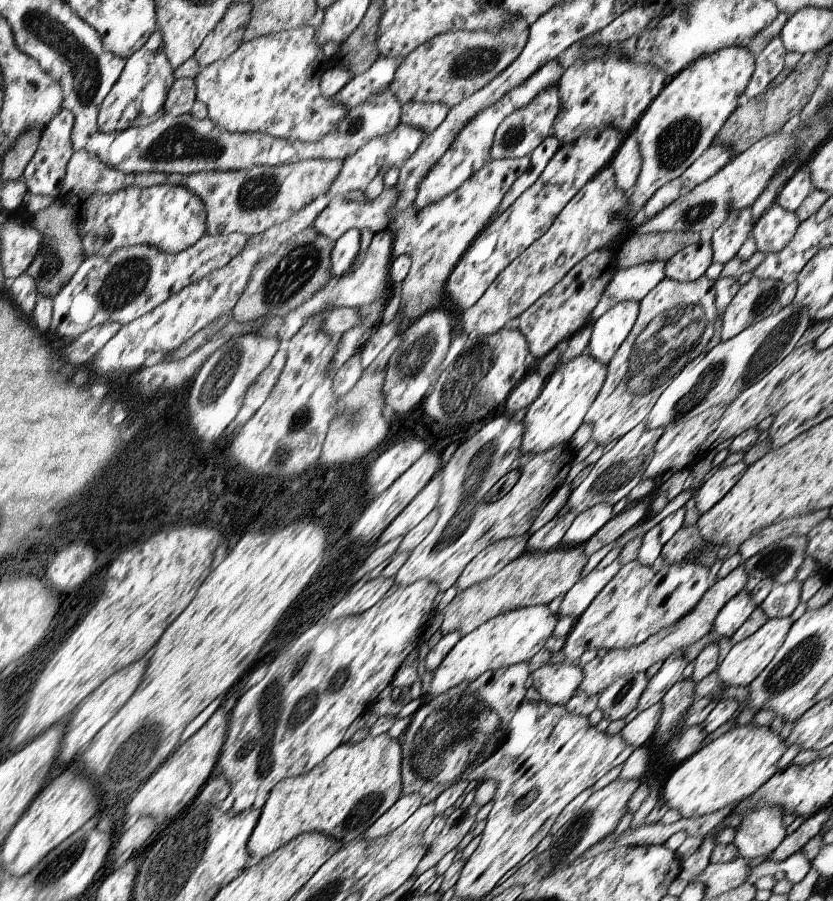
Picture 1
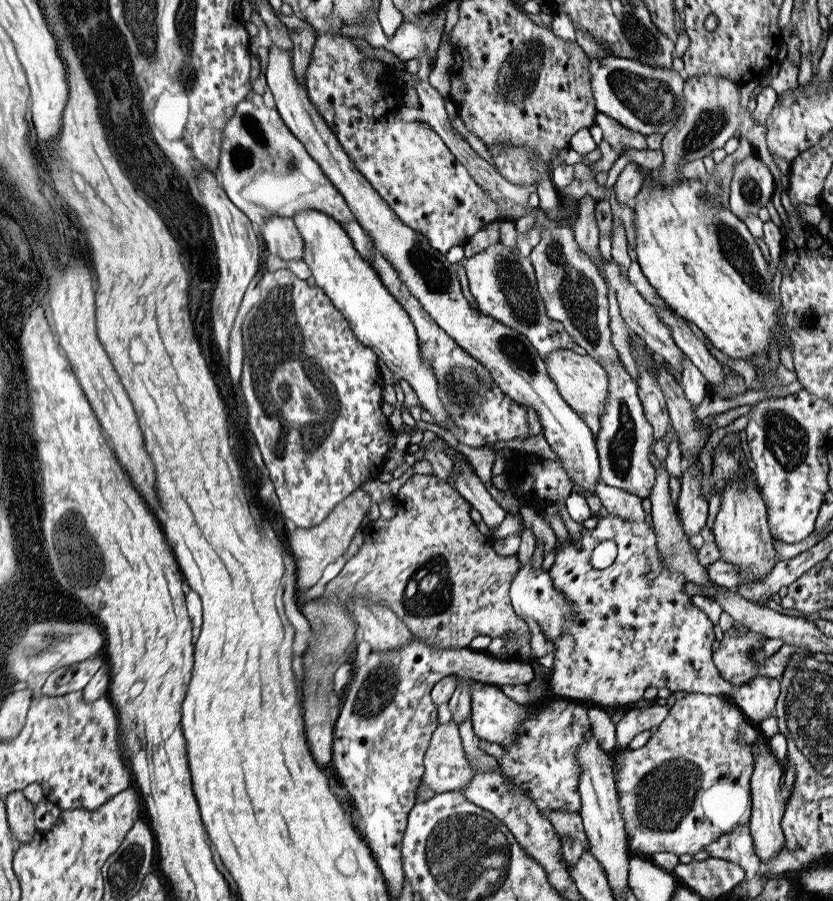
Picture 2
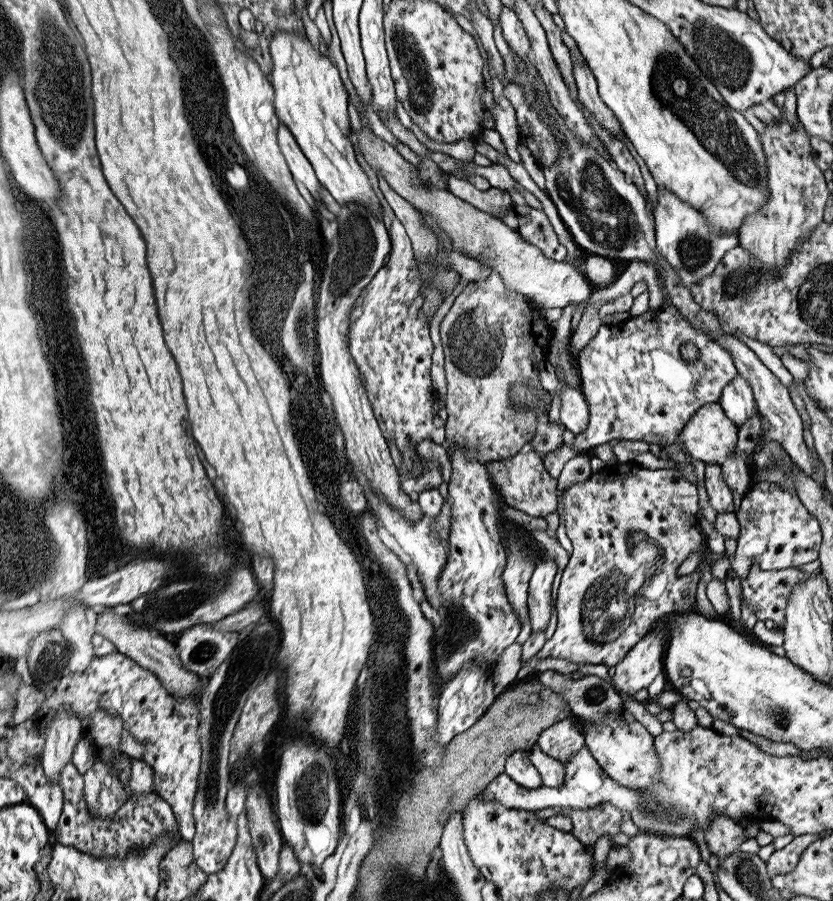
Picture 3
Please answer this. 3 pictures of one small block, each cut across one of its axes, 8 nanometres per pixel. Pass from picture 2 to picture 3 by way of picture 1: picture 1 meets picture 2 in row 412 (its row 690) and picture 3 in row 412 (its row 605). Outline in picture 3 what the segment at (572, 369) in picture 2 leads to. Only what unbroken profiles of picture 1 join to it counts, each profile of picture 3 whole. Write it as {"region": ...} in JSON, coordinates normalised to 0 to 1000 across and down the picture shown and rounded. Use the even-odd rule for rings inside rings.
{"region":[[[863,446],[846,448],[837,455],[815,488],[820,488],[830,508],[856,517],[866,517],[873,508],[890,504],[885,497],[887,475],[873,464]]]}

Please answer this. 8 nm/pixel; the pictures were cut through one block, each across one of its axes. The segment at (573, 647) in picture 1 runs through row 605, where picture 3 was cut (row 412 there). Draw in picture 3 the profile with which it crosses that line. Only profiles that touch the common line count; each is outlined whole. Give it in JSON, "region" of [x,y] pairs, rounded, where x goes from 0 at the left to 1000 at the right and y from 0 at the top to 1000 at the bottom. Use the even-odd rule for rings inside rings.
{"region":[[[794,340],[791,344],[777,344],[770,351],[762,351],[748,360],[731,360],[729,364],[721,364],[719,373],[712,373],[709,380],[693,393],[693,406],[697,415],[697,435],[702,437],[702,444],[707,448],[707,471],[702,479],[693,482],[685,491],[685,495],[673,495],[666,502],[659,502],[652,506],[652,515],[657,526],[669,533],[683,511],[688,511],[690,504],[702,504],[714,499],[721,493],[731,493],[733,488],[760,488],[760,491],[777,491],[789,495],[806,495],[815,488],[822,473],[830,468],[830,464],[842,455],[846,448],[863,446],[868,433],[878,422],[885,417],[885,406],[880,406],[880,397],[875,391],[856,375],[832,366],[822,353],[808,342],[808,340]],[[782,364],[782,371],[779,371]],[[786,366],[786,371],[784,371]],[[762,371],[772,371],[772,377],[760,380]],[[822,382],[837,384],[837,397],[825,400],[818,393],[818,386]],[[777,408],[777,413],[774,413]]]}

